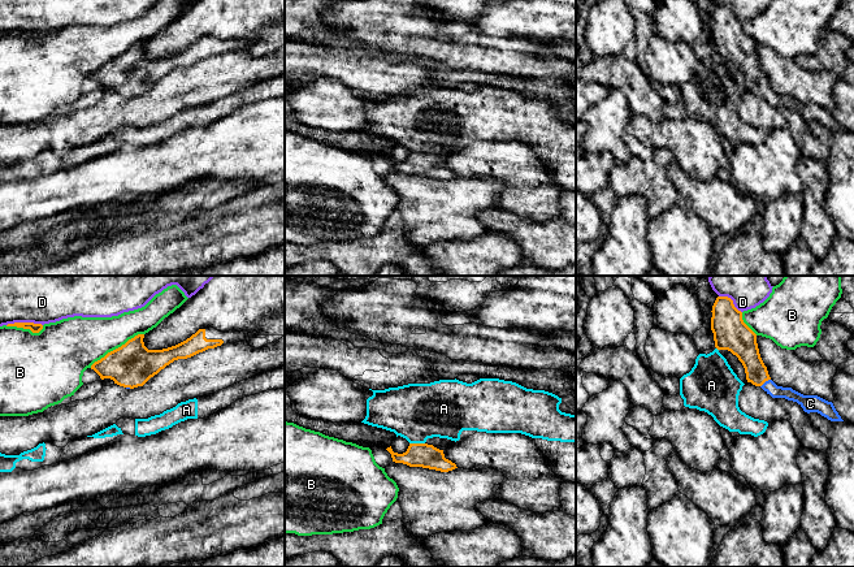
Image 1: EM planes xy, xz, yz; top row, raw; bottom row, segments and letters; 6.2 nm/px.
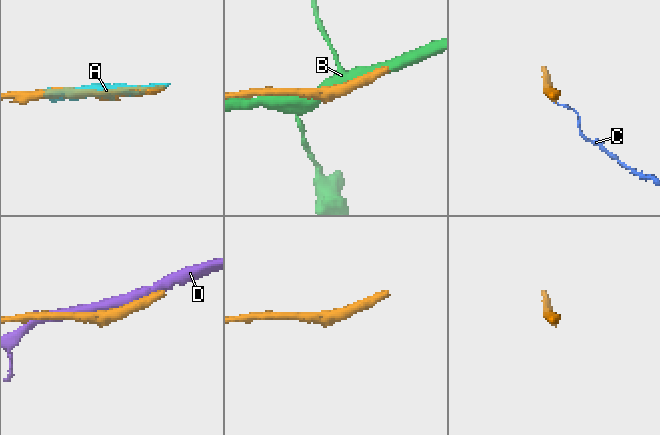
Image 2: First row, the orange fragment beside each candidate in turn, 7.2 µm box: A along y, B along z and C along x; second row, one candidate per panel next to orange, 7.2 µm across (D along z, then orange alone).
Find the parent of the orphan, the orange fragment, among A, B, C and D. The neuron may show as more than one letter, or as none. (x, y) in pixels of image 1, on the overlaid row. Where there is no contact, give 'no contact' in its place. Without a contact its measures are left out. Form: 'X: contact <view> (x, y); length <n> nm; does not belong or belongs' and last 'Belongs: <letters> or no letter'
A: contact xz (417, 444); length 100 nm; does not belong
B: contact xy (116, 349); length 400 nm; does not belong
C: contact yz (764, 381); length 80 nm; belongs
D: contact xy (24, 323); length 220 nm; does not belong
Belongs: C

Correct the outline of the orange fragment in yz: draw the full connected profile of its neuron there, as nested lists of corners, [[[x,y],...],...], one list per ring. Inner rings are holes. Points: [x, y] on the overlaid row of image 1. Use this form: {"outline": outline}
{"outline": [[[718,297],[712,306],[711,330],[715,347],[728,350],[738,358],[746,373],[747,382],[760,386],[772,398],[785,398],[797,402],[805,412],[818,412],[831,421],[844,421],[832,402],[818,395],[803,395],[792,388],[777,386],[764,365],[757,334],[744,323],[742,312],[728,297]]]}

